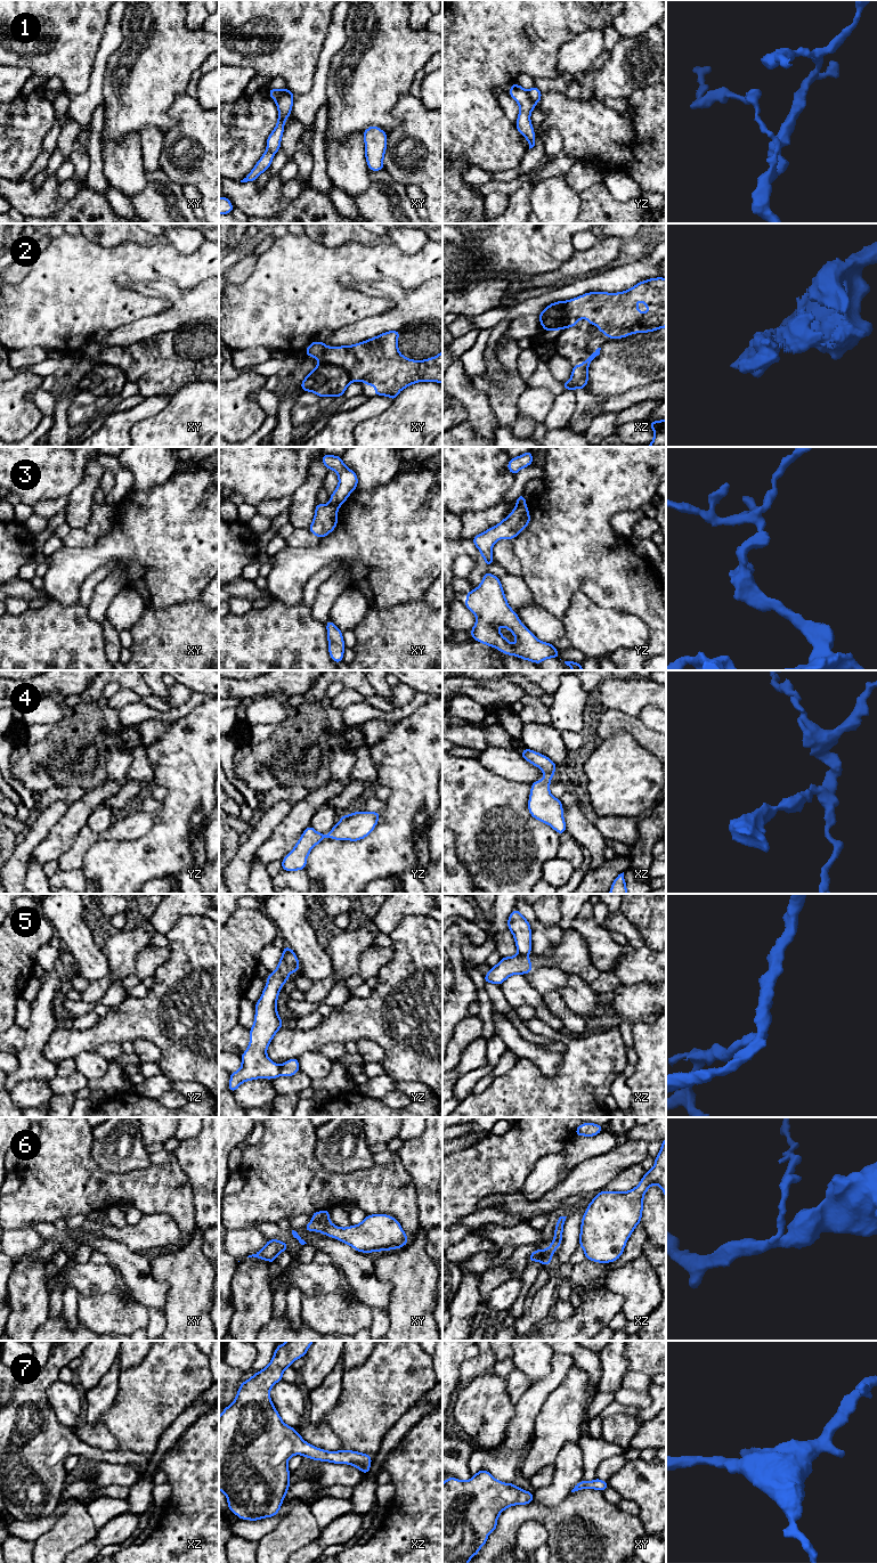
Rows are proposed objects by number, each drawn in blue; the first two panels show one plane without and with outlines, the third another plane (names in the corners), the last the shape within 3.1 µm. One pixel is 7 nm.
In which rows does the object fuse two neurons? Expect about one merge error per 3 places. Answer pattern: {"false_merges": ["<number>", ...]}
{"false_merges": ["1", "2", "3", "5", "6"]}

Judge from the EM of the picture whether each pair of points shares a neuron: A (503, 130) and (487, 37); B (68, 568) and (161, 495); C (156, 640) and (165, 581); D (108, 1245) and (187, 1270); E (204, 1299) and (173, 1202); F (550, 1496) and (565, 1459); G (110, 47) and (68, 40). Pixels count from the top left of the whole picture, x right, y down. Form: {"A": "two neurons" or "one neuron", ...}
{"A": "one neuron", "B": "one neuron", "C": "two neurons", "D": "two neurons", "E": "two neurons", "F": "one neuron", "G": "two neurons"}

